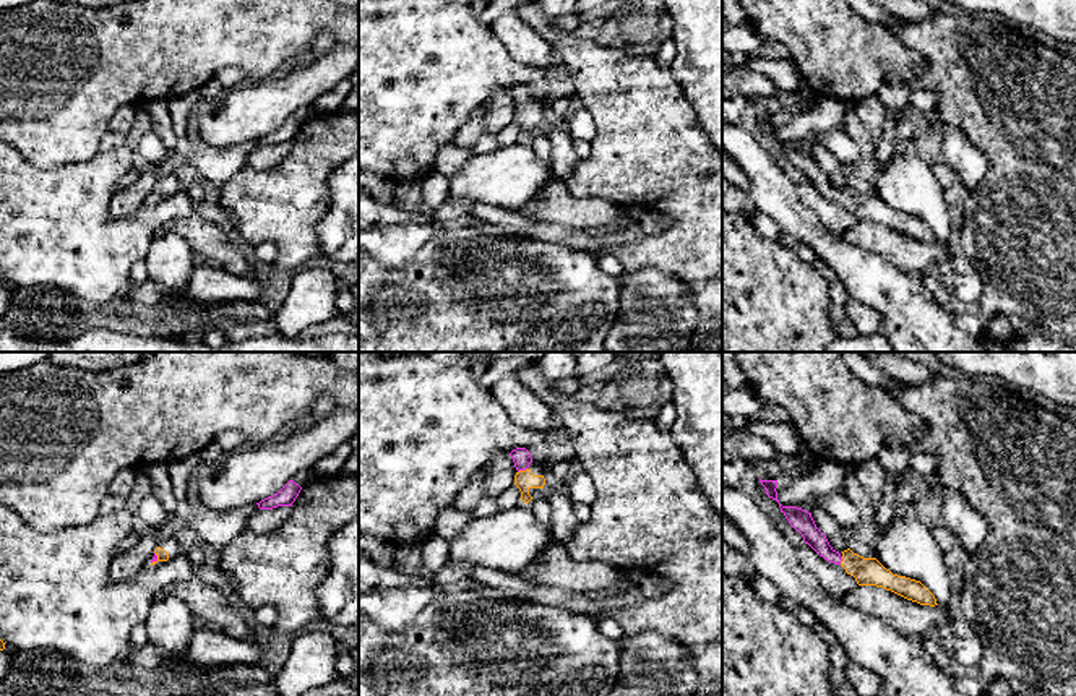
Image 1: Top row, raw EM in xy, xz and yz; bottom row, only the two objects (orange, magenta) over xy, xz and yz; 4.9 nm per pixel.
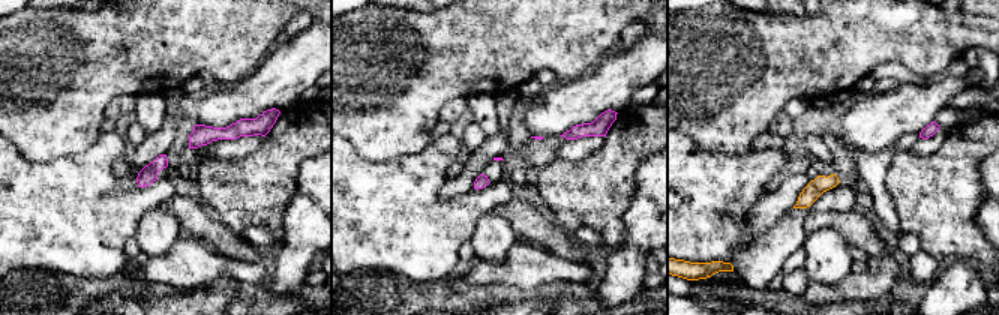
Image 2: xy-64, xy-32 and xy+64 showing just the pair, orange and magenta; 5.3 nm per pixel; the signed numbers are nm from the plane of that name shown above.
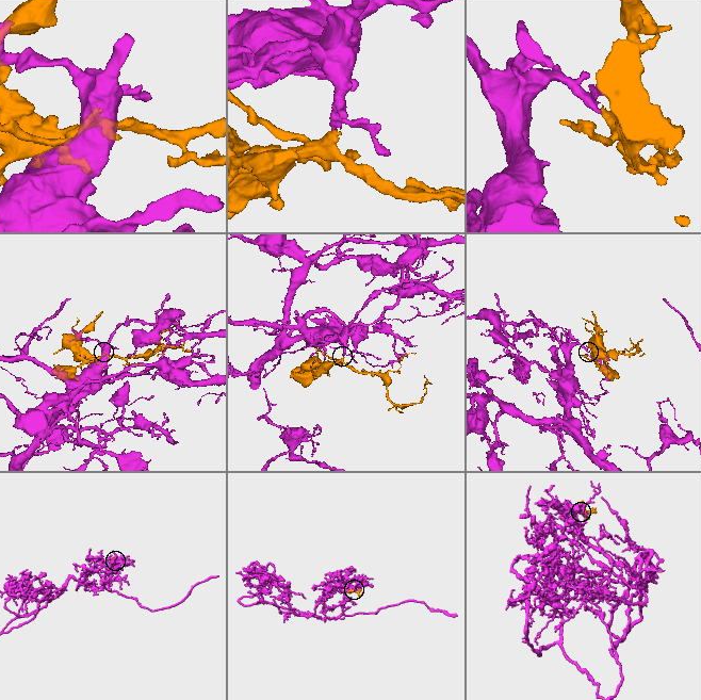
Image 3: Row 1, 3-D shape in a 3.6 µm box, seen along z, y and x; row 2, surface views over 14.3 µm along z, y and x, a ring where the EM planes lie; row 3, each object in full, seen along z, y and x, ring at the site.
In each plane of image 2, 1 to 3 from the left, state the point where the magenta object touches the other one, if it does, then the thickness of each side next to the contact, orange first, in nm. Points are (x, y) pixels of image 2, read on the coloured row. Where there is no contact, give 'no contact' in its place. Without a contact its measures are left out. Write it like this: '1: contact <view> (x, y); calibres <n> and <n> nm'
1: no contact
2: no contact
3: no contact

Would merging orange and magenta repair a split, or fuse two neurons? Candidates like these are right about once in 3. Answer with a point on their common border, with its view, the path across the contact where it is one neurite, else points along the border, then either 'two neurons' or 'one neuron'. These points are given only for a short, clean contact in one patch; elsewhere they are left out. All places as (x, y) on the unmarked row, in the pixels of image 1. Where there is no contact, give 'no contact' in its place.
meets orange in xz at (521, 107); runs through xz (525, 116), (521, 107), (521, 94); one neuron

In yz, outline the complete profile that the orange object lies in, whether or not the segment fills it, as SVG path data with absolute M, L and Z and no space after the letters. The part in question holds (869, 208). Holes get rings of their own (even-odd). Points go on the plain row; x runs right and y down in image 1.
M781 140L779 144L789 161L802 170L805 180L829 200L841 201L847 211L855 214L859 222L876 222L920 242L938 242L935 232L920 217L893 211L876 195L863 195L850 185L842 190L836 188L816 164L811 149Z

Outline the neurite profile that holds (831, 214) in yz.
M808 180L795 185L798 201L818 219L818 222L837 237L859 221L841 201L829 200L820 193Z

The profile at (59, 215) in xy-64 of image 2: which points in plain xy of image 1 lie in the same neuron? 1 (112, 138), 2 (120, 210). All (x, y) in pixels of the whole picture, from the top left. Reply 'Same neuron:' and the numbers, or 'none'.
Same neuron: none

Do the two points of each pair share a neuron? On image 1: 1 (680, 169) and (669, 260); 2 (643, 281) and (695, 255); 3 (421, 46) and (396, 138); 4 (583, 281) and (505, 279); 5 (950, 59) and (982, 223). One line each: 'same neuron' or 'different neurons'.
1: same neuron
2: different neurons
3: same neuron
4: same neuron
5: same neuron

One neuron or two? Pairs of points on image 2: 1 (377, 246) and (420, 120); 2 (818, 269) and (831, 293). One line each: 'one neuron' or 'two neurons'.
1: two neurons
2: two neurons

